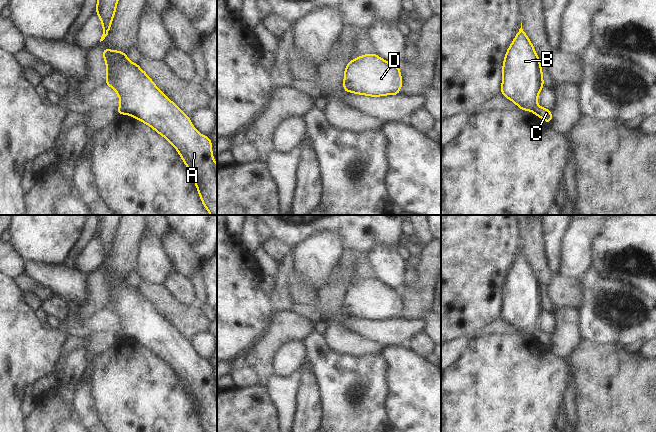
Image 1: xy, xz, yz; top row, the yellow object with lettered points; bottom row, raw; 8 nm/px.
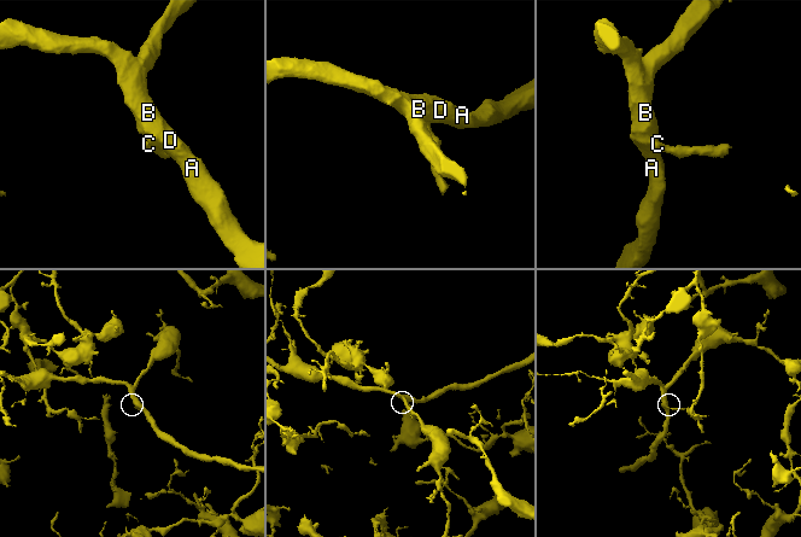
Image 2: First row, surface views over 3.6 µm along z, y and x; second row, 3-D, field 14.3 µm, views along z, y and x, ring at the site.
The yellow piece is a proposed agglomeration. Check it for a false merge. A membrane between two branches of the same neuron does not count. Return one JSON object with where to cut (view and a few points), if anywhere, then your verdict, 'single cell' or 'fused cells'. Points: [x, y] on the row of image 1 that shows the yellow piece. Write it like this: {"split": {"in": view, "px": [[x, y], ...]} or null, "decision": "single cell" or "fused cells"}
{"split": {"in": "yz", "px": [[537, 105], [533, 111]]}, "decision": "fused cells"}

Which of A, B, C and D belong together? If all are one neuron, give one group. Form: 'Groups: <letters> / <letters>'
Groups: A B D / C.

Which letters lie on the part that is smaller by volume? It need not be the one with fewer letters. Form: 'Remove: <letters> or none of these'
Remove: C

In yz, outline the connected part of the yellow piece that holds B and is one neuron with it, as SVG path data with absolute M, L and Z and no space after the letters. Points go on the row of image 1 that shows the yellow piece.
M521 23L521 28L519 29L517 35L515 36L515 38L513 40L513 43L509 46L509 48L506 52L502 71L503 71L503 81L501 83L501 94L504 95L505 97L507 97L509 100L513 101L520 109L525 110L525 111L534 111L536 109L536 107L538 106L537 105L538 94L539 94L540 90L544 87L543 74L542 74L541 64L539 62L539 57L537 56L531 41L528 39L527 35L523 31L522 23Z

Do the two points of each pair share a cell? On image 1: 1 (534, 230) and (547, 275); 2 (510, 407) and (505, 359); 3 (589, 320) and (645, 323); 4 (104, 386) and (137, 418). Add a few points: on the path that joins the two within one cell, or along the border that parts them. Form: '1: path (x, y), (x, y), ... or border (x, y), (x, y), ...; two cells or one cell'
1: path (534, 241), (534, 253), (539, 264); one cell
2: path (505, 395), (505, 371); one cell
3: path (603, 320), (614, 325), (620, 331), (631, 327); one cell
4: path (112, 393), (129, 410); one cell

